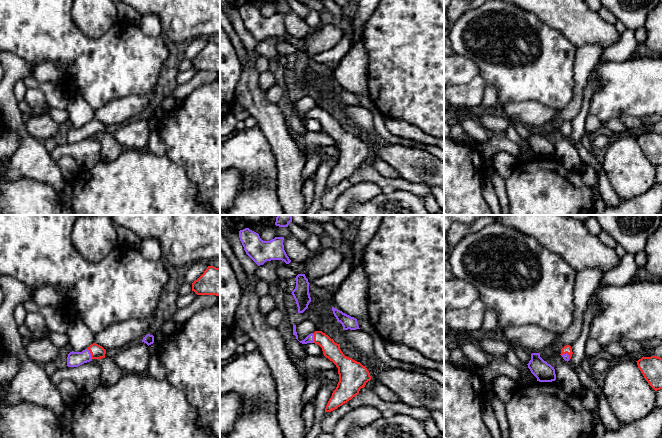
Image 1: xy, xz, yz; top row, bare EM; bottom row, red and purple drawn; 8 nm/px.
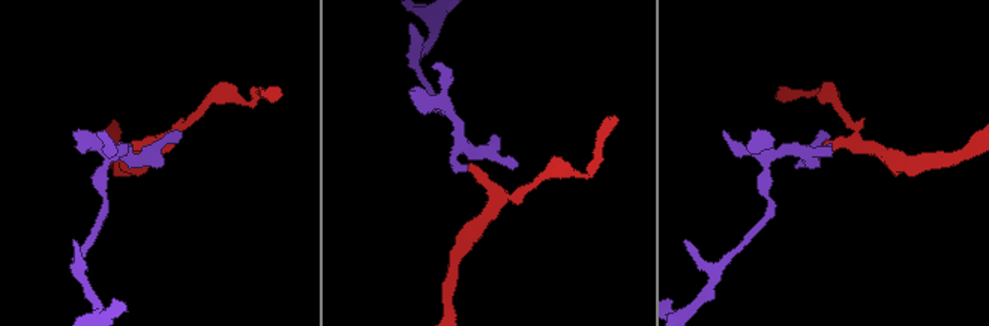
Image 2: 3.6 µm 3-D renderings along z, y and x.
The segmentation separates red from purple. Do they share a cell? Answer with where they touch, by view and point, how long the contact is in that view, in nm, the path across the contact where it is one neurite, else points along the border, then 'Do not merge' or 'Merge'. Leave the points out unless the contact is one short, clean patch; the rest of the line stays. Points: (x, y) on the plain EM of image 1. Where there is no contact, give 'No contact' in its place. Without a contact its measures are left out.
Touches red at xy (90, 128). Shared border 100 nm. Path across: xy (97, 128), (90, 128), (83, 133), (74, 135). Merge

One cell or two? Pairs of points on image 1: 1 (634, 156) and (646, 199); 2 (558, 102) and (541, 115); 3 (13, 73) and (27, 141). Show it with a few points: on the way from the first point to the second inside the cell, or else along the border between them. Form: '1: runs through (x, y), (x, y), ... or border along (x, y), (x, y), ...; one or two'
1: border along (651, 186), (639, 195), (629, 199), (621, 199); two
2: border along (529, 101), (538, 101), (557, 110); two
3: runs through (10, 90), (10, 113), (17, 124); one

